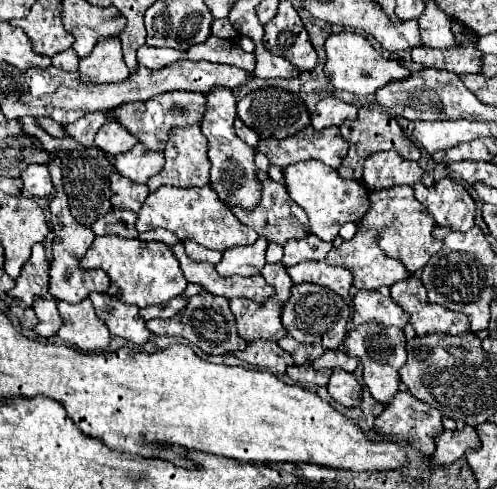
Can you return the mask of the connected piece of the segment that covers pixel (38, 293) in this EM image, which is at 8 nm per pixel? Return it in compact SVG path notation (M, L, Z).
M34 244L32 256L24 264L20 276L16 278L16 286L12 288L12 296L20 298L28 306L32 306L34 298L46 298L48 296L48 270L50 262L46 260L46 252L42 244Z

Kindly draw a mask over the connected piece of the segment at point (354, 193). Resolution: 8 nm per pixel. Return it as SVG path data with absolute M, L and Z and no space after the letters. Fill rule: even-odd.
M320 160L290 164L290 166L282 168L282 174L284 174L284 186L286 186L288 196L300 208L304 208L310 218L312 234L316 234L318 238L322 238L326 242L334 242L342 224L358 222L370 208L368 192L360 182L342 178L334 168L322 164Z

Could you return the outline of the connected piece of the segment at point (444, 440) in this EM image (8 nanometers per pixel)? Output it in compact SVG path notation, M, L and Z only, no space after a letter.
M462 426L460 430L444 430L436 440L436 452L432 456L434 464L448 466L454 460L462 458L466 450L480 448L478 434L472 426Z

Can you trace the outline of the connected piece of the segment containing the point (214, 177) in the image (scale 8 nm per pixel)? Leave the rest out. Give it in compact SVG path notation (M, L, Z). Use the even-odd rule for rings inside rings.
M214 88L214 92L206 92L204 96L206 96L206 112L200 124L204 136L208 138L208 158L212 162L210 184L228 206L240 204L246 210L254 210L260 200L260 180L256 178L254 148L250 148L234 132L234 118L236 118L234 92L230 88Z

